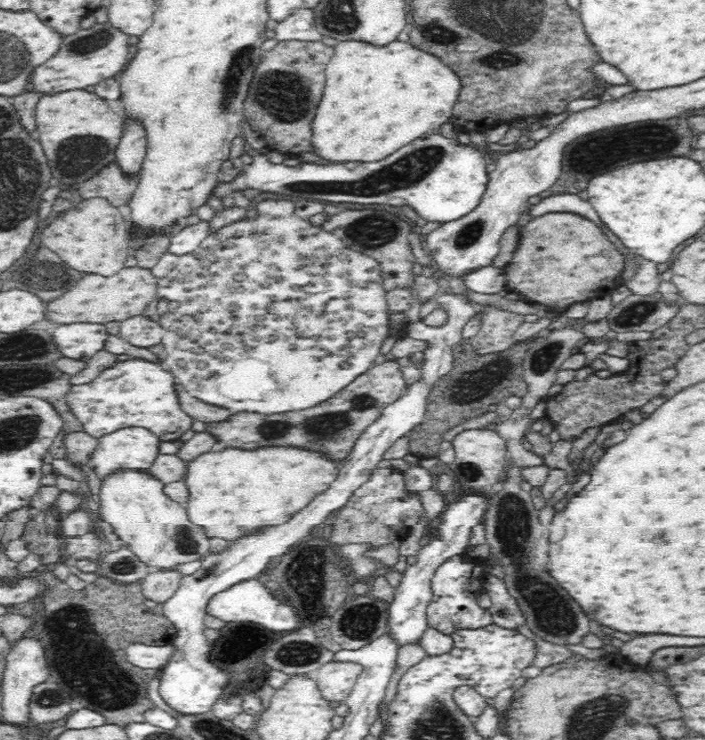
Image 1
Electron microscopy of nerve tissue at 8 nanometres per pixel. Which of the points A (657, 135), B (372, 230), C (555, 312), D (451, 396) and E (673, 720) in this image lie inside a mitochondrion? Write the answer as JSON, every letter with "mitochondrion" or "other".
{"A":"mitochondrion","B":"mitochondrion","C":"other","D":"other","E":"other"}

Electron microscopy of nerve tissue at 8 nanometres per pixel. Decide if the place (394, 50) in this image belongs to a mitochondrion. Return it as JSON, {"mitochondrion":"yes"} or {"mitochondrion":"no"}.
{"mitochondrion":"no"}

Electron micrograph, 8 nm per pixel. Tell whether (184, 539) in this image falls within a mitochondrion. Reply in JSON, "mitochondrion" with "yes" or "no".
{"mitochondrion":"yes"}

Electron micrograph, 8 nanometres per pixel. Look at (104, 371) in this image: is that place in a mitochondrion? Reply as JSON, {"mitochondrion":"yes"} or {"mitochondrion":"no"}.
{"mitochondrion":"no"}

